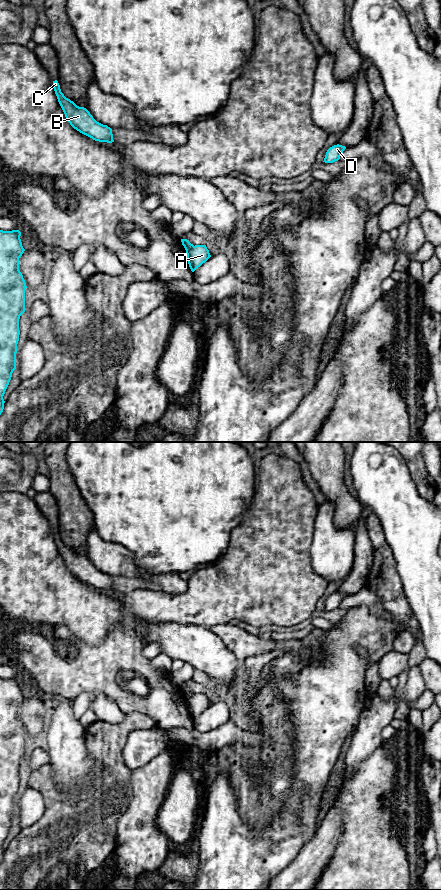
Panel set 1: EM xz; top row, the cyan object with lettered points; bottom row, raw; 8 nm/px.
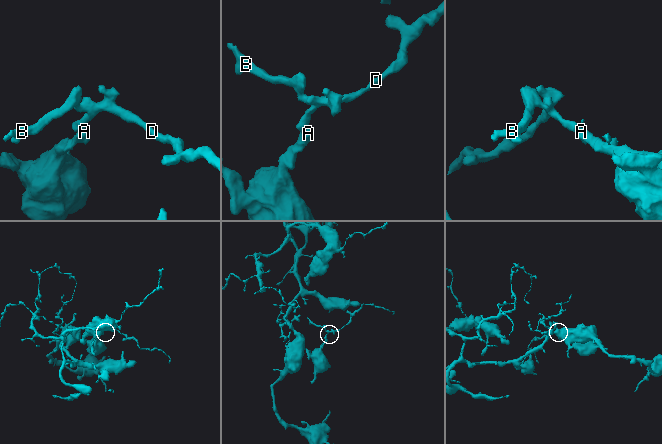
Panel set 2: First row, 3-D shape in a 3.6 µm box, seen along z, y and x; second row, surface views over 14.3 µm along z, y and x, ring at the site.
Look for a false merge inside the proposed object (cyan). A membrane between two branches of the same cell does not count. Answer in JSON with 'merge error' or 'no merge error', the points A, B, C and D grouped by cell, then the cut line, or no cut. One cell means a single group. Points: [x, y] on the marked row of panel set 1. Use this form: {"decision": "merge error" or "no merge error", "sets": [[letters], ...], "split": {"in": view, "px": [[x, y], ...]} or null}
{"decision": "merge error", "sets": [["A"], ["B", "C", "D"]], "split": {"in": "xz", "px": [[194, 246], [186, 251]]}}

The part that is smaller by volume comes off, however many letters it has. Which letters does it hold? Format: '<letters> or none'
B, C, D

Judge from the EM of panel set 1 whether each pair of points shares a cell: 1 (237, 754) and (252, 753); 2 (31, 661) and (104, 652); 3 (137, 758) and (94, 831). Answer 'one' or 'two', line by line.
1: one
2: one
3: two

